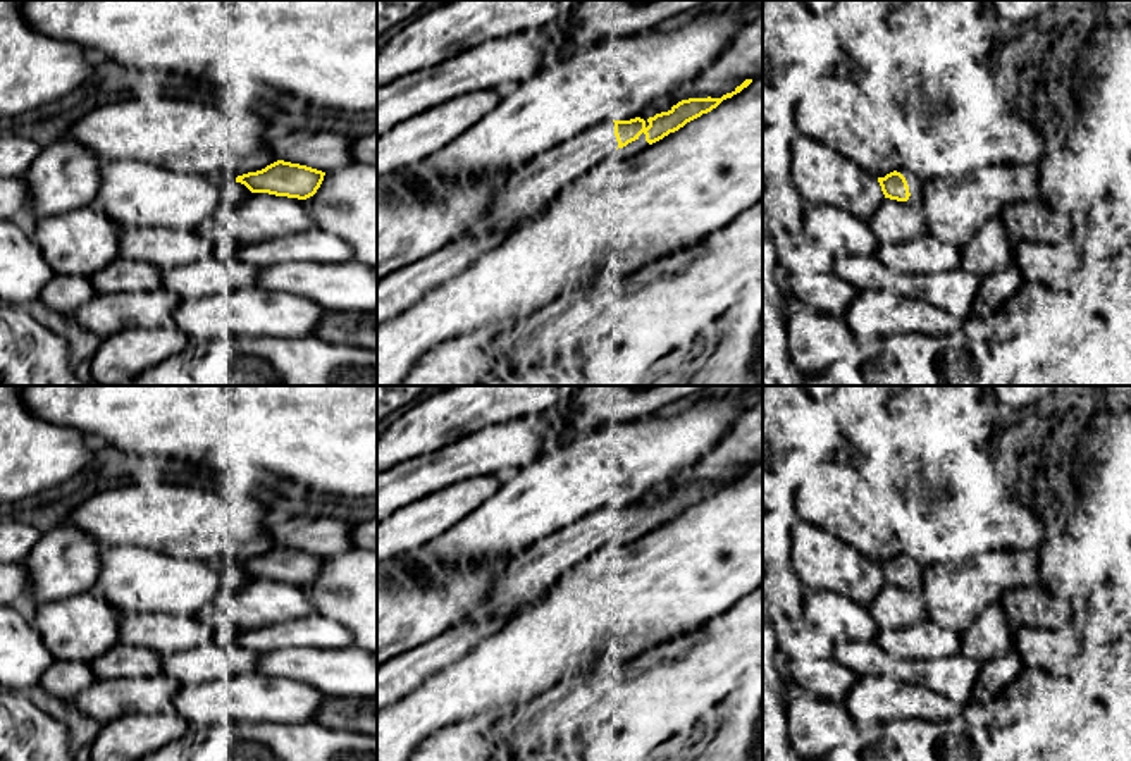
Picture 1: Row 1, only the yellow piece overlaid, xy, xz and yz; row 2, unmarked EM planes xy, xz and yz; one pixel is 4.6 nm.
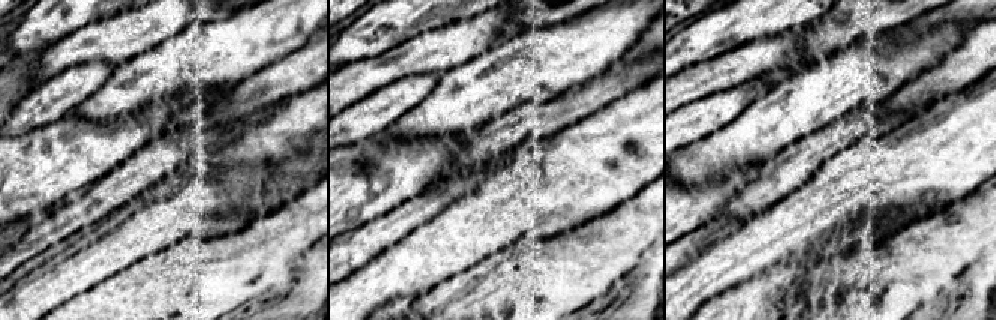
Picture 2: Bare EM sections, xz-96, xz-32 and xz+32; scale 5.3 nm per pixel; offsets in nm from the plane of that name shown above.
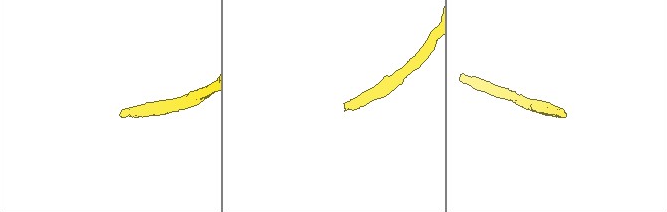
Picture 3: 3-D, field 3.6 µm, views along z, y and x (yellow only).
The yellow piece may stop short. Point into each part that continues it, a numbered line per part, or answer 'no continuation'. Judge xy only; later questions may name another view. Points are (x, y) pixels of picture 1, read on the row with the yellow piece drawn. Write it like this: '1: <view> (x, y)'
no continuation

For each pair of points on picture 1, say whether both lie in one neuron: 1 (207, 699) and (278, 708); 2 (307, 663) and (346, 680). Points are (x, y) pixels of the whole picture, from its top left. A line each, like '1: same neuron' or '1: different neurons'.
1: same neuron
2: same neuron

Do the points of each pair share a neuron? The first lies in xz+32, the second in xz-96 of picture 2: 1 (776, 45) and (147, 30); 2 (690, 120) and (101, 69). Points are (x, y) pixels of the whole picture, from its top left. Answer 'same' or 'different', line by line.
1: same
2: same

